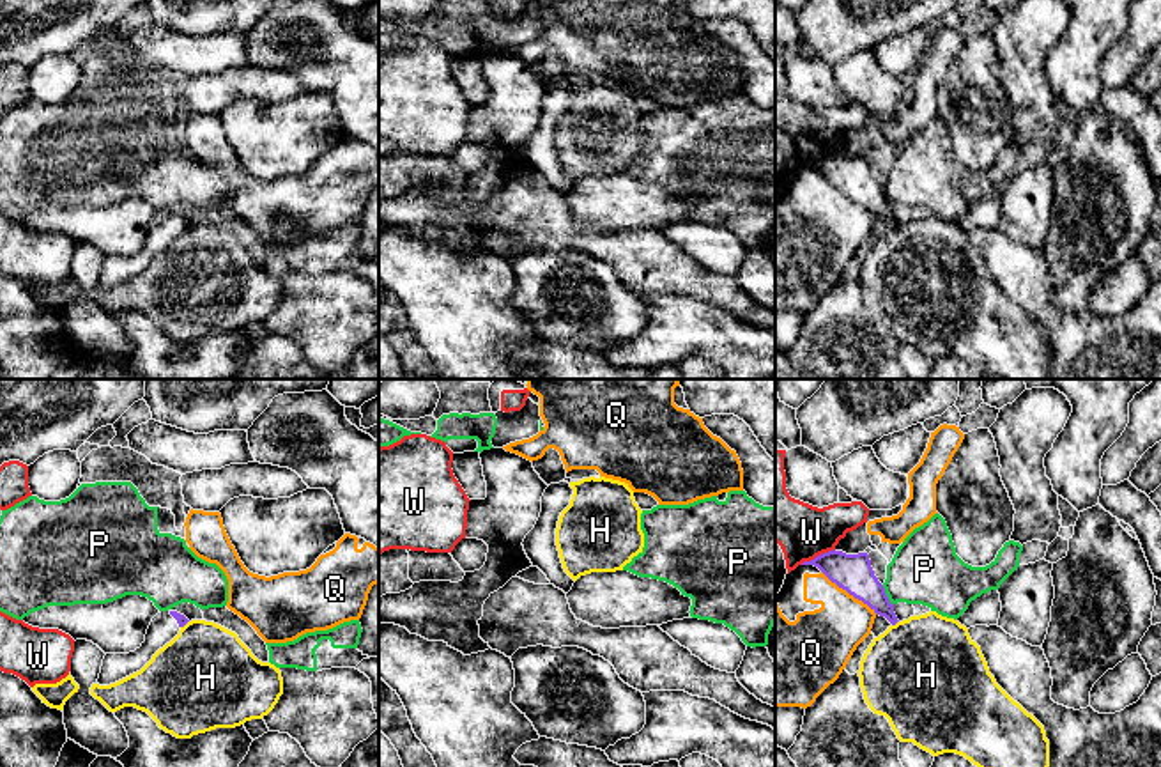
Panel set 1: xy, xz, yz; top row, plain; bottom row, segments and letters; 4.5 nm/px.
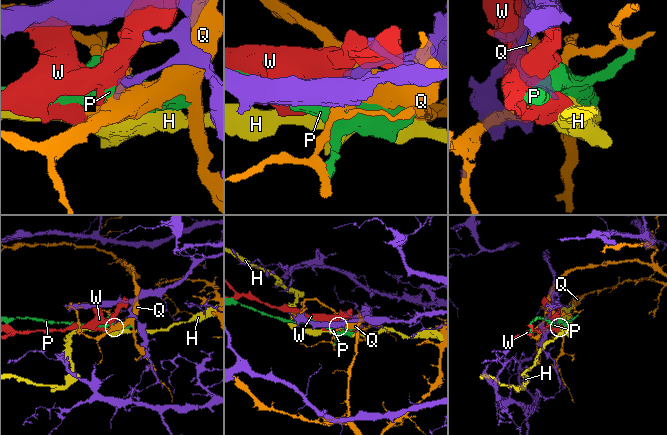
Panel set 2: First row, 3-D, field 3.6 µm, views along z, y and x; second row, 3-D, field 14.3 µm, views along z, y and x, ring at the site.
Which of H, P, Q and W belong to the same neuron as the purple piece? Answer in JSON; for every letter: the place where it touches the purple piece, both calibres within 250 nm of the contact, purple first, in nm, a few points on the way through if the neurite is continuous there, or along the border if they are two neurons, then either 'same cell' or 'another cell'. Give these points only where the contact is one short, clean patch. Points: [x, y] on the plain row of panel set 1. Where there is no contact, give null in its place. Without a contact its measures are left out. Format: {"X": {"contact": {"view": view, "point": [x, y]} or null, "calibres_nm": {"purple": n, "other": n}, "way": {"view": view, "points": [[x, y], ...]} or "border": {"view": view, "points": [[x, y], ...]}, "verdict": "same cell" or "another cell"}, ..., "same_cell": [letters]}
{"H": {"contact": {"view": "yz", "point": [894, 227]}, "calibres_nm": {"purple": 140, "other": 500}, "border": {"view": "yz", "points": [[898, 224], [892, 229]]}, "verdict": "another cell"}, "P": {"contact": {"view": "yz", "point": [885, 199]}, "calibres_nm": {"purple": 170, "other": 300}, "border": {"view": "yz", "points": [[882, 188], [892, 208]]}, "verdict": "another cell"}, "Q": {"contact": {"view": "yz", "point": [850, 197]}, "calibres_nm": {"purple": 170, "other": 280}, "verdict": "another cell"}, "W": {"contact": {"view": "yz", "point": [816, 160]}, "calibres_nm": {"purple": 170, "other": 260}, "verdict": "another cell"}, "same_cell": []}

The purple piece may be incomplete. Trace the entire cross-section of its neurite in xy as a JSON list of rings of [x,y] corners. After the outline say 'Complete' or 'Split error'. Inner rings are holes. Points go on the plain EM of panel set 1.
[[[159,214],[140,252],[129,257],[106,257],[96,287],[110,289],[140,275],[152,259],[170,246],[189,223],[177,214]]]. Split error

